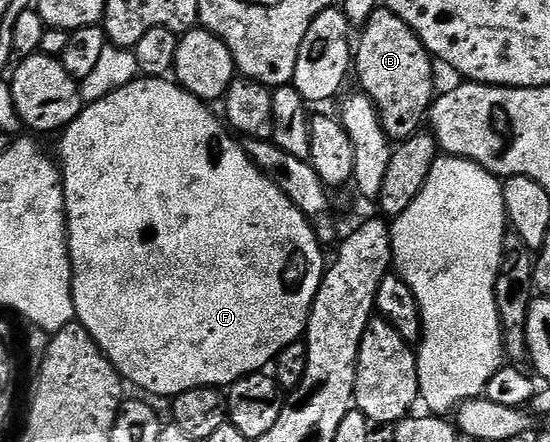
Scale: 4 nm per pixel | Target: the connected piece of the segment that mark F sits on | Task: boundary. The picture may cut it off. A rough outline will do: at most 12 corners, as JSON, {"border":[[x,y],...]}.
{"border":[[138,77],[59,136],[76,319],[152,395],[301,342],[308,219]]}

